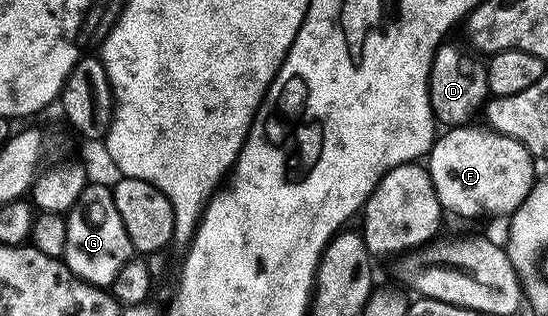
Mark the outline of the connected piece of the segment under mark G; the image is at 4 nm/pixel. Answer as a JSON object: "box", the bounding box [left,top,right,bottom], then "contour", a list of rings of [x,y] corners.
{"box":[63,184,135,286],"contour":[[[86,184],[75,207],[69,210],[65,225],[66,249],[63,260],[70,271],[88,285],[112,286],[123,267],[134,260],[135,250],[131,239],[127,239],[127,227],[123,227],[123,219],[119,219],[110,186]]]}

